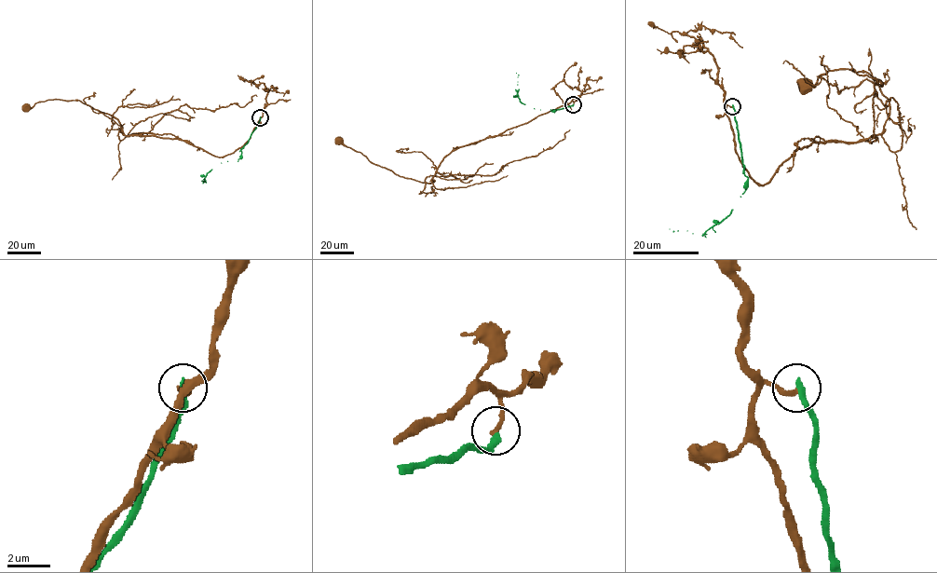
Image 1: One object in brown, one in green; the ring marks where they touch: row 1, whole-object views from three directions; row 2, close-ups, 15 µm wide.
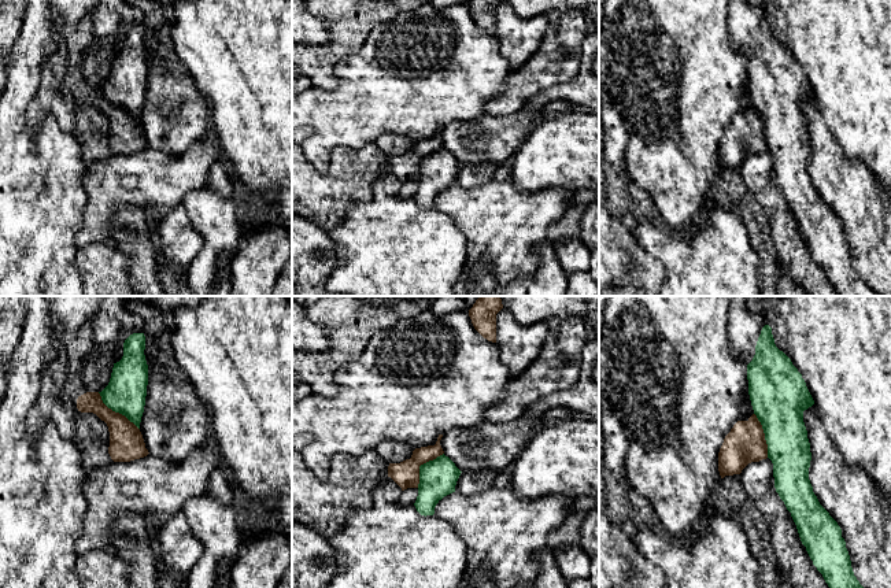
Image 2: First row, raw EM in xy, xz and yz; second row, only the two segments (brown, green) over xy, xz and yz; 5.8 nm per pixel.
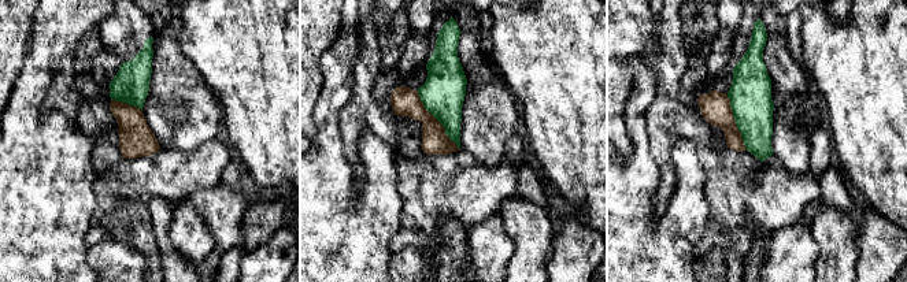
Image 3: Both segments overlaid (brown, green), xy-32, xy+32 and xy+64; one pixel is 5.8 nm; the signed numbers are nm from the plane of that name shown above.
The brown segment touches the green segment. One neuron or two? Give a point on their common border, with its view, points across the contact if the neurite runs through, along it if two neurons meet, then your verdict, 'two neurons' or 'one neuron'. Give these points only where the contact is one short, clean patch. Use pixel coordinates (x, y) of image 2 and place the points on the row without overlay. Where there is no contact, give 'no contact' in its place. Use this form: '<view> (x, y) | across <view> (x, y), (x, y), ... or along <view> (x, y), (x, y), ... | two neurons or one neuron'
xy (117, 106) | along xy (98, 85), (108, 100), (124, 107), (139, 122) | two neurons

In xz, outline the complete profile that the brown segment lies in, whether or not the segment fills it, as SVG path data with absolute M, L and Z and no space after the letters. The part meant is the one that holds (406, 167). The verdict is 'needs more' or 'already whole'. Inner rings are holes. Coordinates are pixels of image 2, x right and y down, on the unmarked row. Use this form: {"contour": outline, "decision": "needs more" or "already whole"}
{"contour": "M439 127L435 138L415 141L410 152L400 156L389 156L388 170L391 170L402 184L407 181L418 181L419 159L444 147L440 138L441 130L443 127Z", "decision": "already whole"}

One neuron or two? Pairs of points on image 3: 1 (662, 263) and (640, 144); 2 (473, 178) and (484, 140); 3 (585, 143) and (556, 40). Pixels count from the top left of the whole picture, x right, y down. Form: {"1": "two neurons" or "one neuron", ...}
{"1": "one neuron", "2": "two neurons", "3": "one neuron"}

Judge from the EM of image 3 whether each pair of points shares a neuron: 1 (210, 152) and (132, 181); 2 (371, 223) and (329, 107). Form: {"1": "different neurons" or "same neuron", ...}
{"1": "same neuron", "2": "same neuron"}

